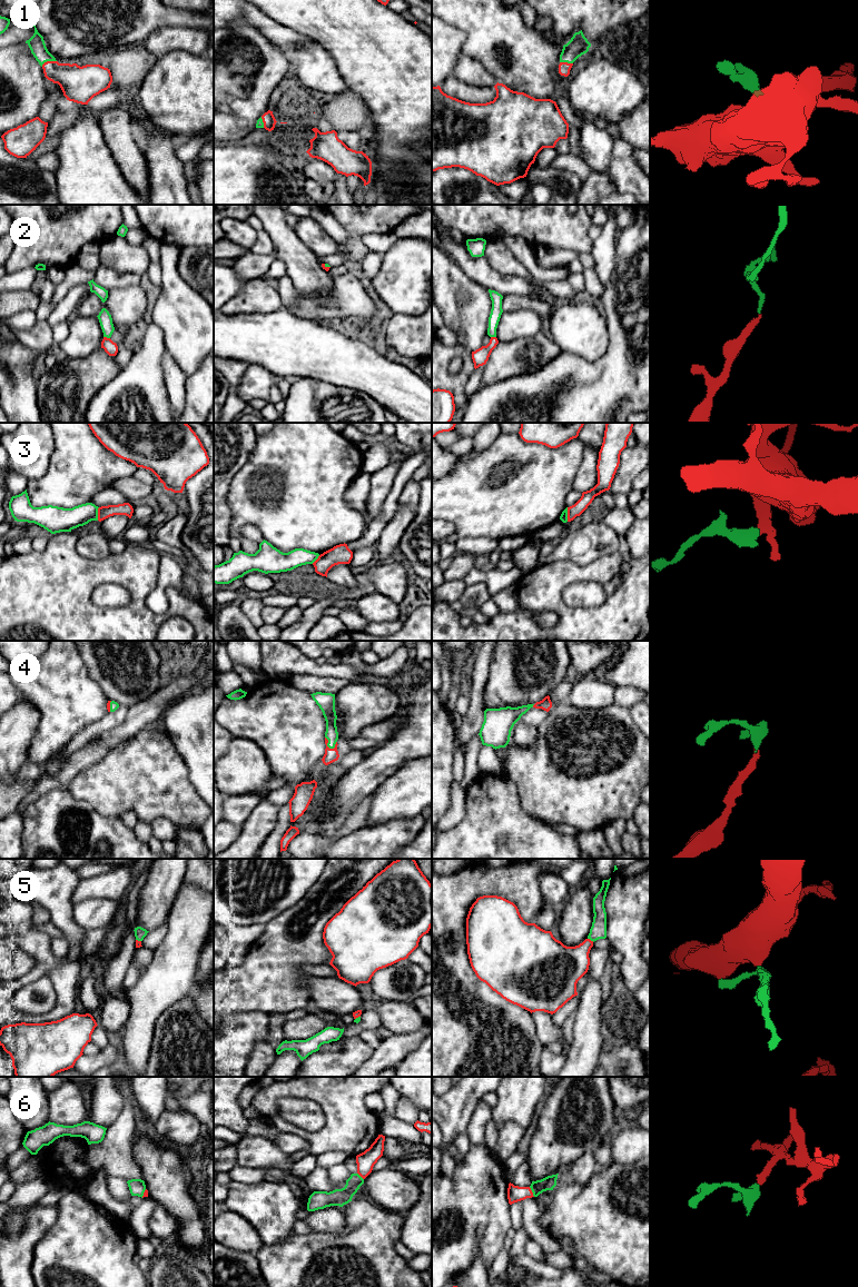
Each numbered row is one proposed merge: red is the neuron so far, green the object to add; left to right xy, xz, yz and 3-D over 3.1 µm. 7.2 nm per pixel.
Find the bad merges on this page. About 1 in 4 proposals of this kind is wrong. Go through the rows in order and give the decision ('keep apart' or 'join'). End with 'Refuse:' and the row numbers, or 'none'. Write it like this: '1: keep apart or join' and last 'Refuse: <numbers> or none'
1: join
2: join
3: keep apart
4: join
5: join
6: join
Refuse: 3

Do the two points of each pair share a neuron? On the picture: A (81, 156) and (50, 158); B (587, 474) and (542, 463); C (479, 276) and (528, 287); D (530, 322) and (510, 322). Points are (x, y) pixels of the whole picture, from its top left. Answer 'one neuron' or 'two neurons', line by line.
A: two neurons
B: two neurons
C: one neuron
D: one neuron

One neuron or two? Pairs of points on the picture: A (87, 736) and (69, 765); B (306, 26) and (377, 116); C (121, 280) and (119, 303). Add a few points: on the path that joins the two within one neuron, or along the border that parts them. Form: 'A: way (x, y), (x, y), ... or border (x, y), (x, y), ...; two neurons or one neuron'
A: border (92, 739), (69, 756); two neurons
B: way (332, 39), (377, 85), (377, 90); one neuron
C: border (138, 284), (115, 287), (108, 290); two neurons

